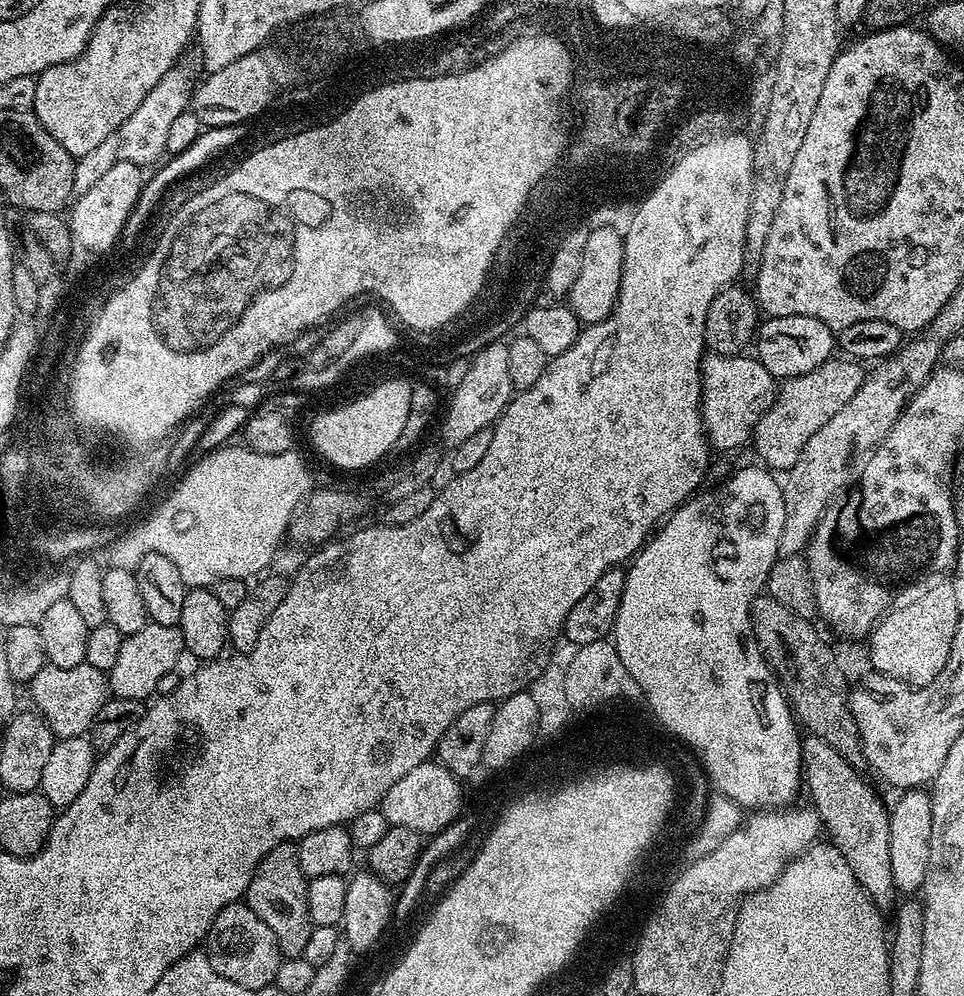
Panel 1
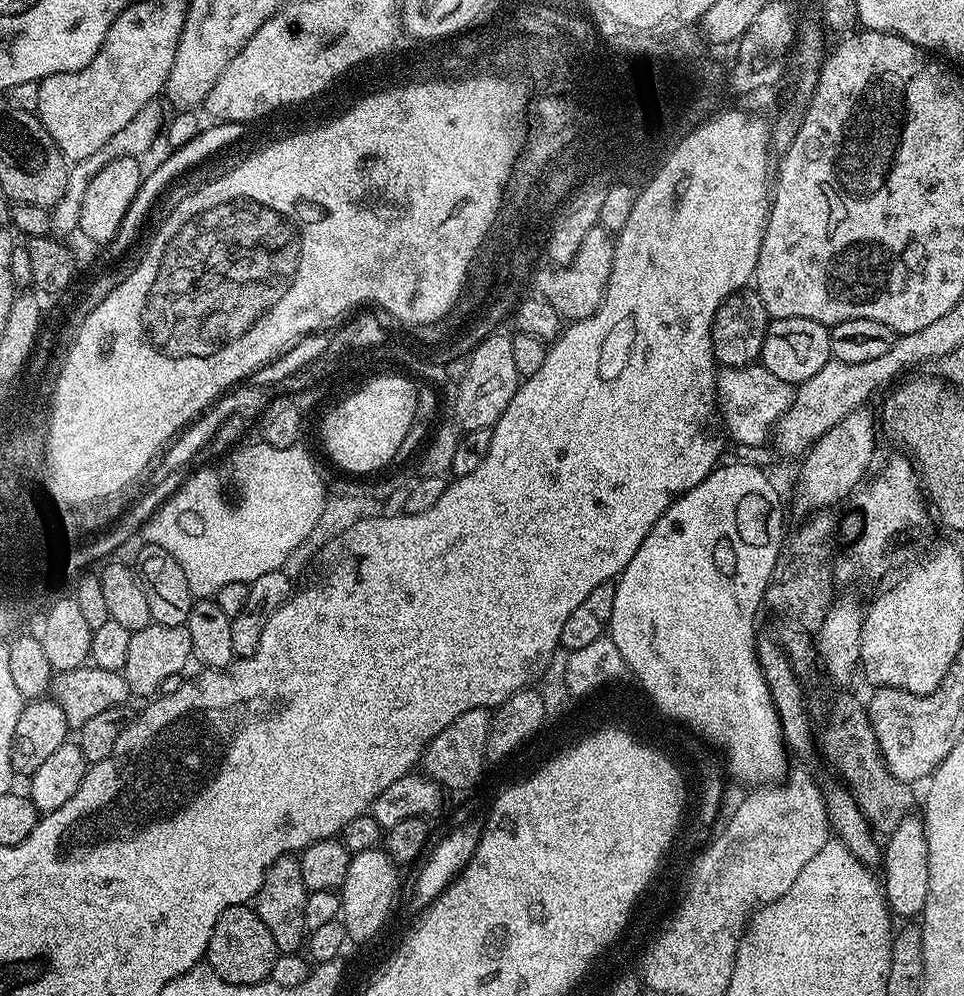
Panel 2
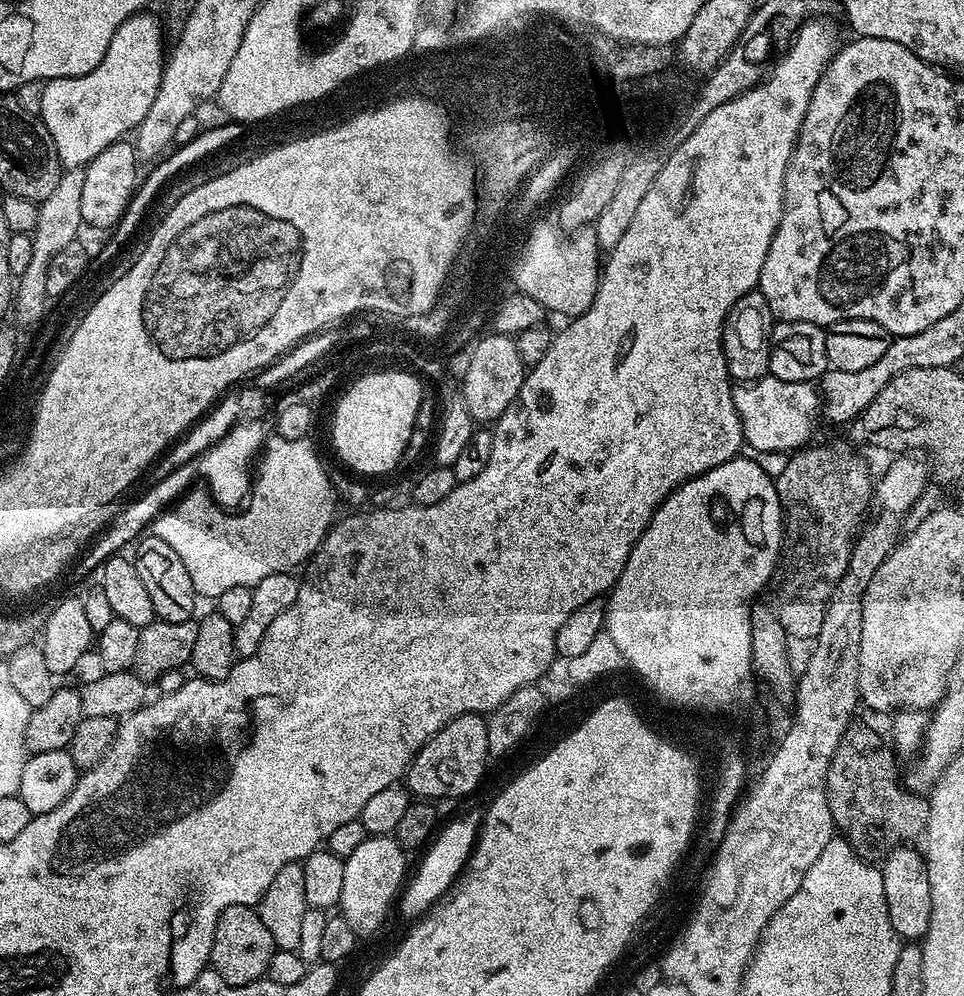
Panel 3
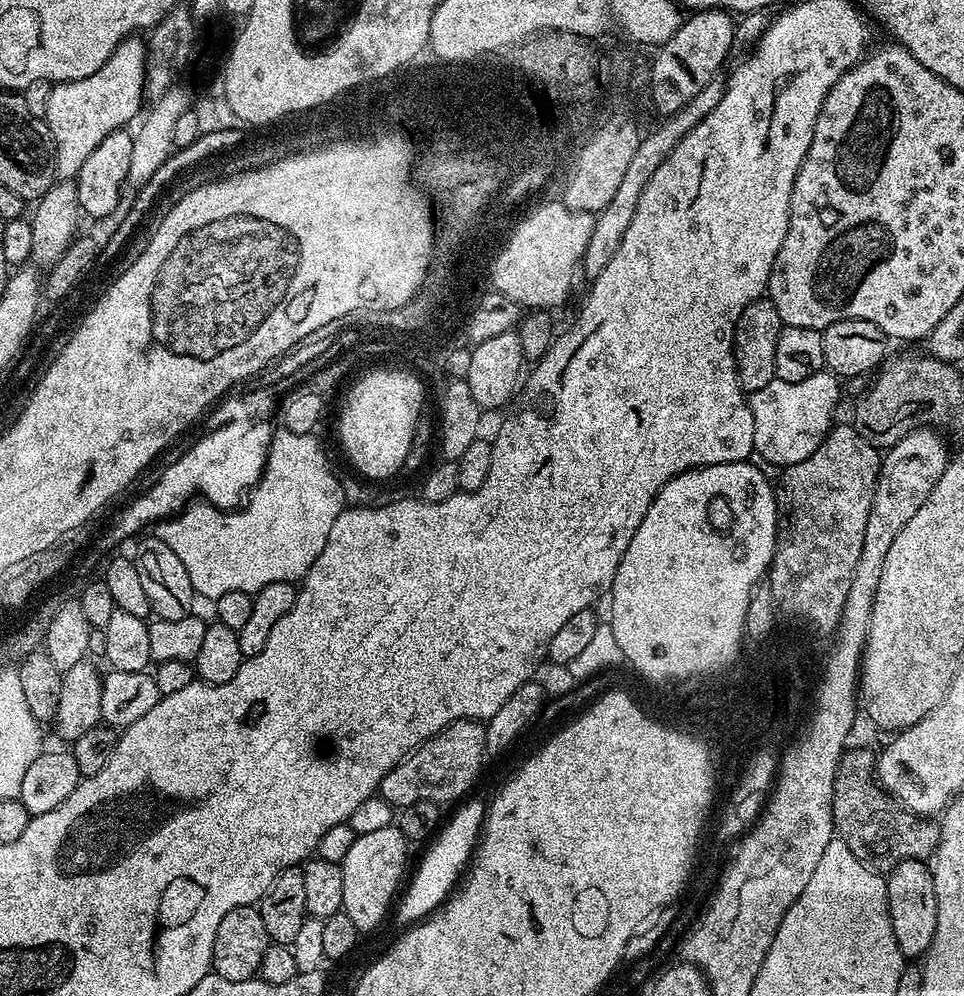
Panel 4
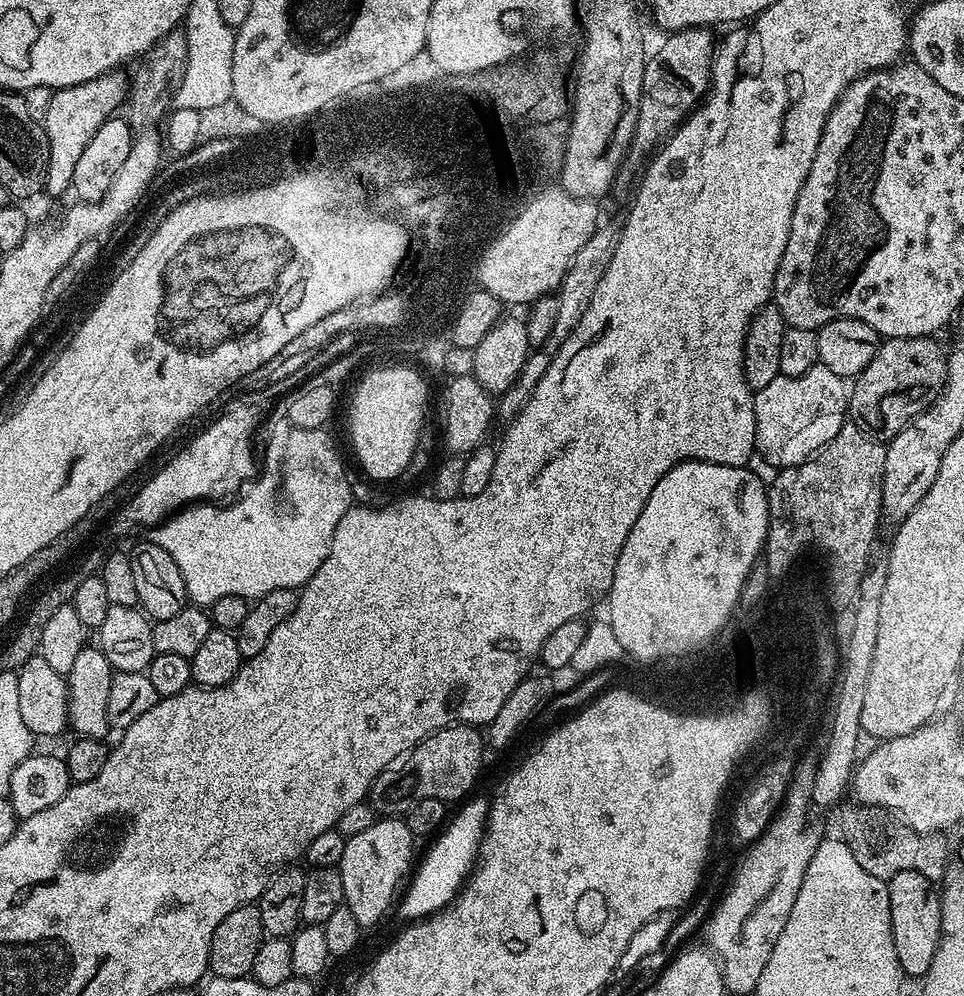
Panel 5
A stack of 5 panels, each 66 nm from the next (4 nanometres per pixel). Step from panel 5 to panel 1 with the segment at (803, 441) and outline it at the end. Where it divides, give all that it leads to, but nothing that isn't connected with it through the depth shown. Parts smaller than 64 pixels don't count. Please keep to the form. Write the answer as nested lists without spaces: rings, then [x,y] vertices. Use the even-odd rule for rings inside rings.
[[[708,352],[700,364],[700,381],[700,413],[709,445],[725,454],[747,445],[753,439],[756,423],[776,400],[776,377],[766,370],[766,366],[762,366],[755,355],[723,356],[717,352]]]

